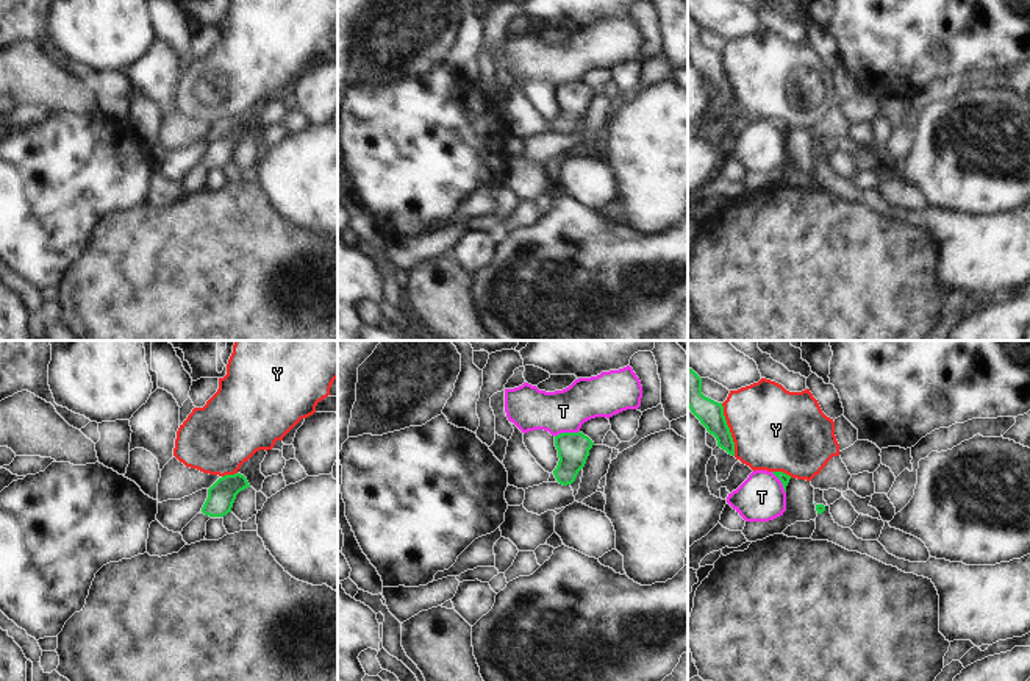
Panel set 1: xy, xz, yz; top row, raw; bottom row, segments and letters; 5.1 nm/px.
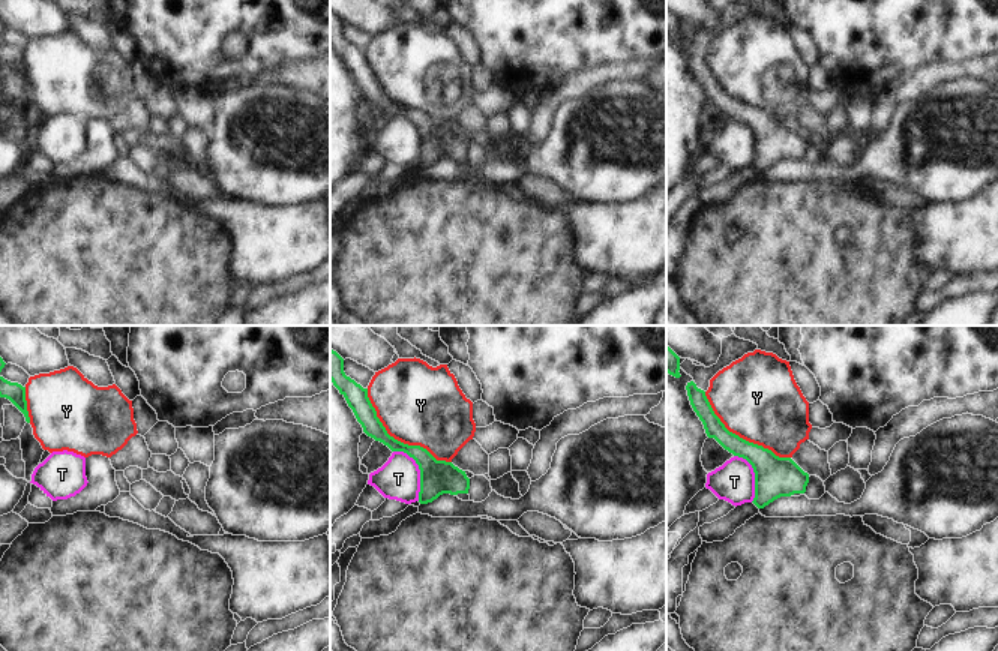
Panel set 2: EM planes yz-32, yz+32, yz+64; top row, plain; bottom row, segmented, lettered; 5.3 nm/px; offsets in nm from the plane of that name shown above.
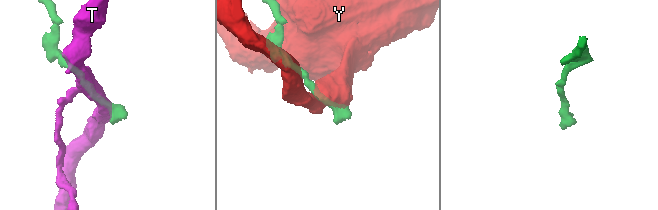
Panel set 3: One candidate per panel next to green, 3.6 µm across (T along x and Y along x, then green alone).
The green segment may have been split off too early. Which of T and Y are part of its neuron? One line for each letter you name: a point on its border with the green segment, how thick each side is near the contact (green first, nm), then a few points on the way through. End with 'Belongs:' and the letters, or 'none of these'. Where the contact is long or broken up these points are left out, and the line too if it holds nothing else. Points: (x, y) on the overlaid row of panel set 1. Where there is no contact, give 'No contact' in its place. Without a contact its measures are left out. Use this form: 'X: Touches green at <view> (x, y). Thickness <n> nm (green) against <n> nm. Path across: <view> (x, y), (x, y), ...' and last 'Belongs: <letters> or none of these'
Belongs: none of these

